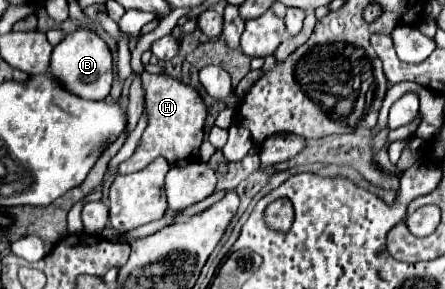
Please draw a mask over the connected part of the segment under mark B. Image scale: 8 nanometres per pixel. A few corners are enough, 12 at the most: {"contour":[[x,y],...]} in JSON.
{"contour":[[91,30],[69,32],[49,76],[71,94],[103,100],[113,58]]}

